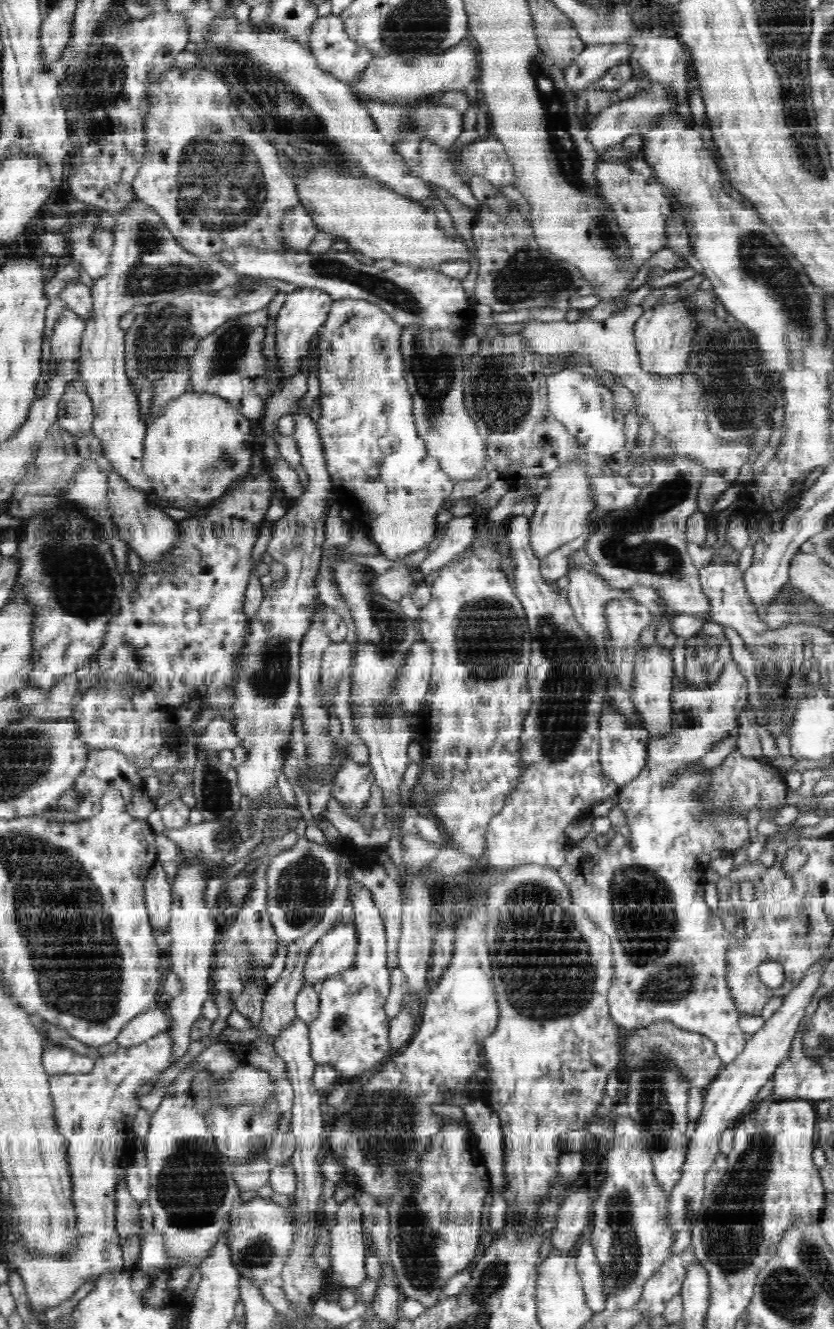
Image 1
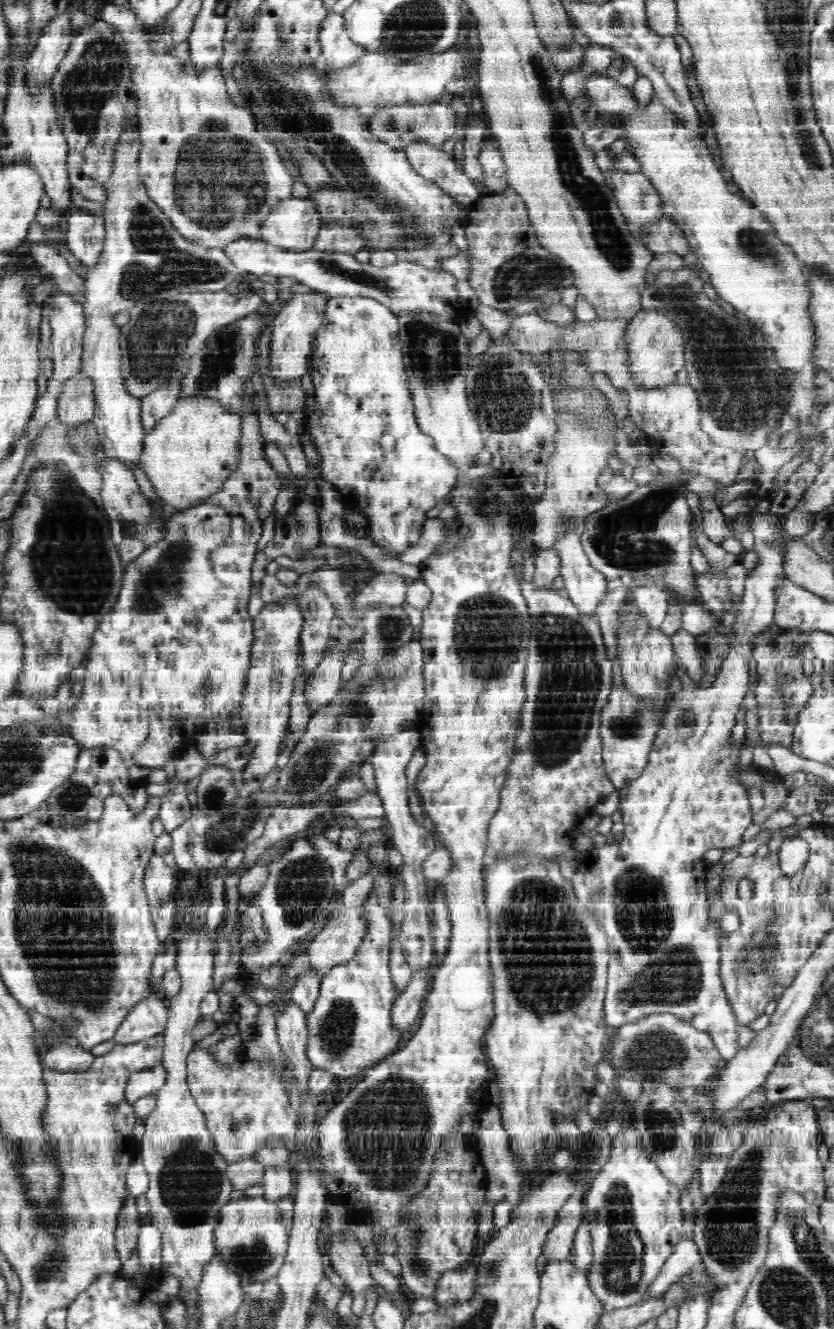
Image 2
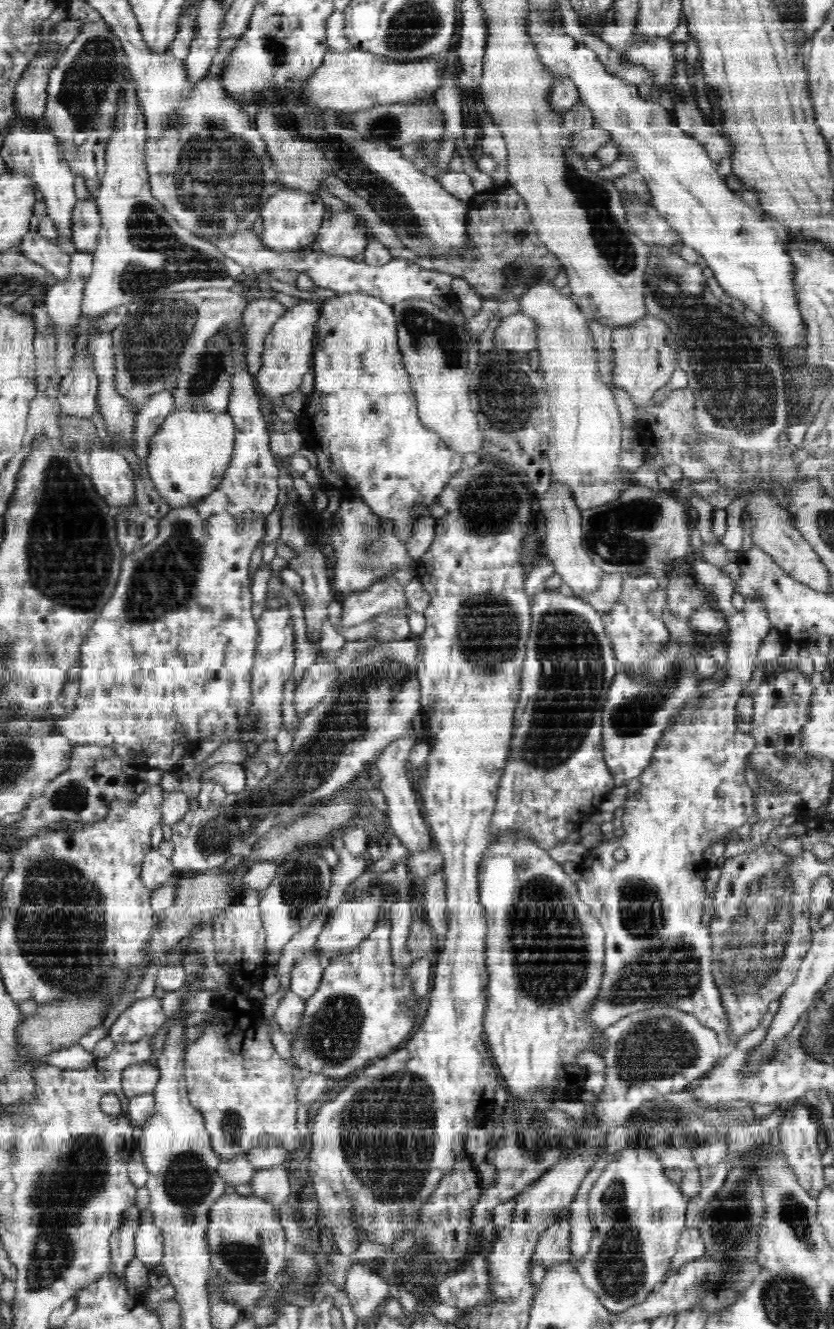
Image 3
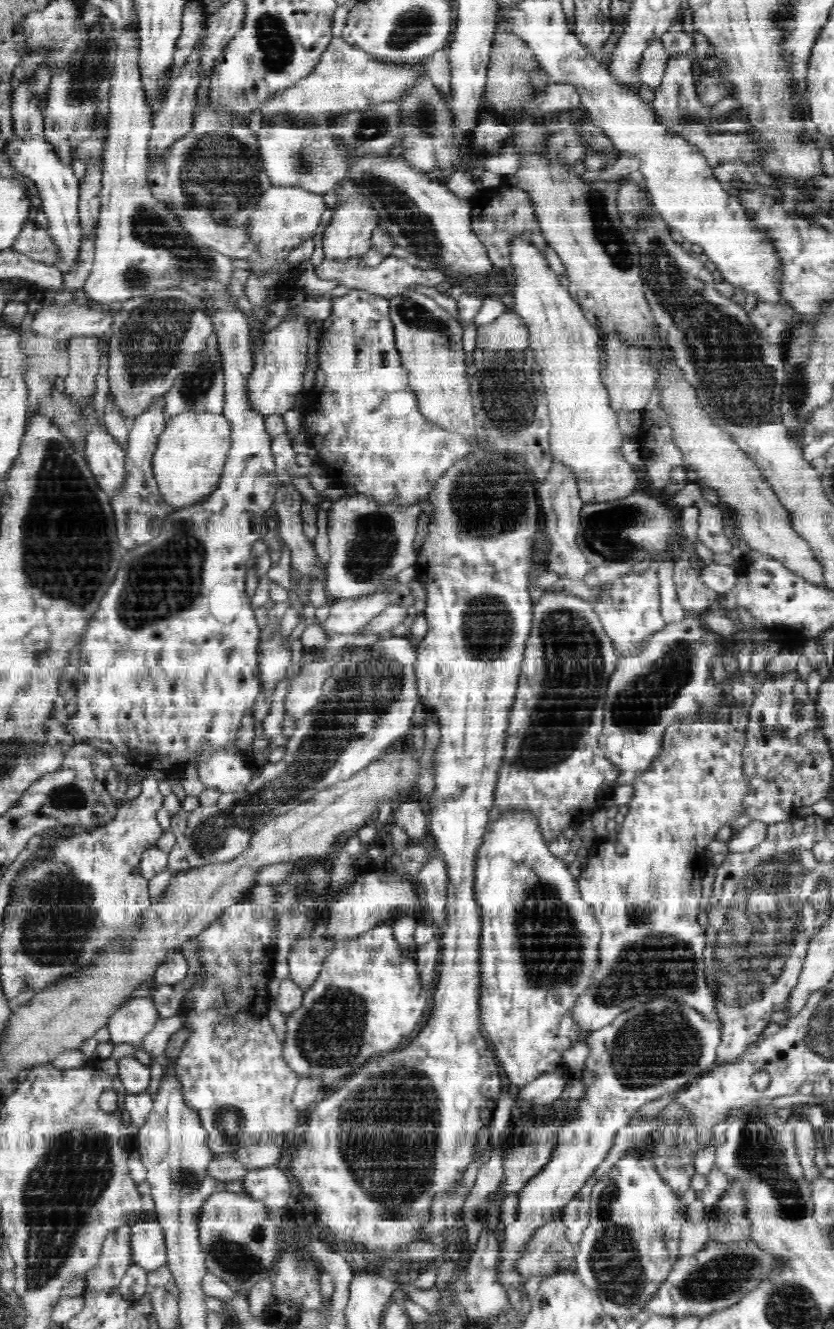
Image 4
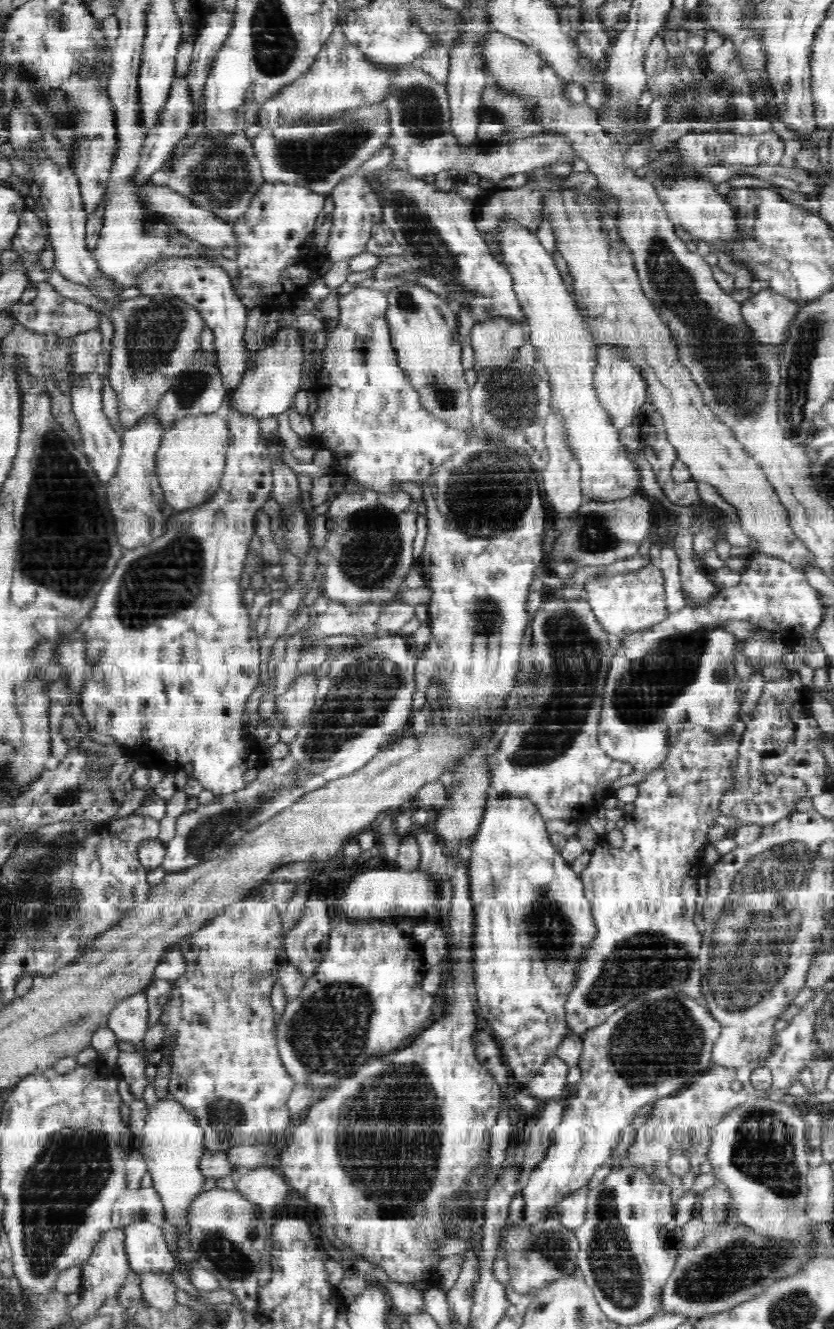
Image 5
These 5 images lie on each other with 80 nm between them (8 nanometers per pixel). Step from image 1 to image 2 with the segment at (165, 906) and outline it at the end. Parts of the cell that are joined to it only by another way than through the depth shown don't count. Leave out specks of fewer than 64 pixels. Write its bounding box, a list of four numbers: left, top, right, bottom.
[143,854,177,912]

